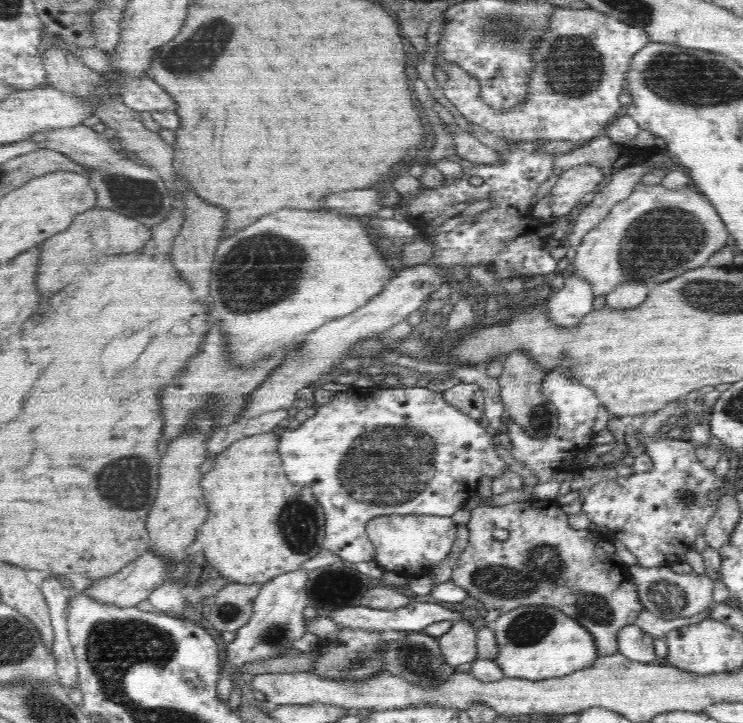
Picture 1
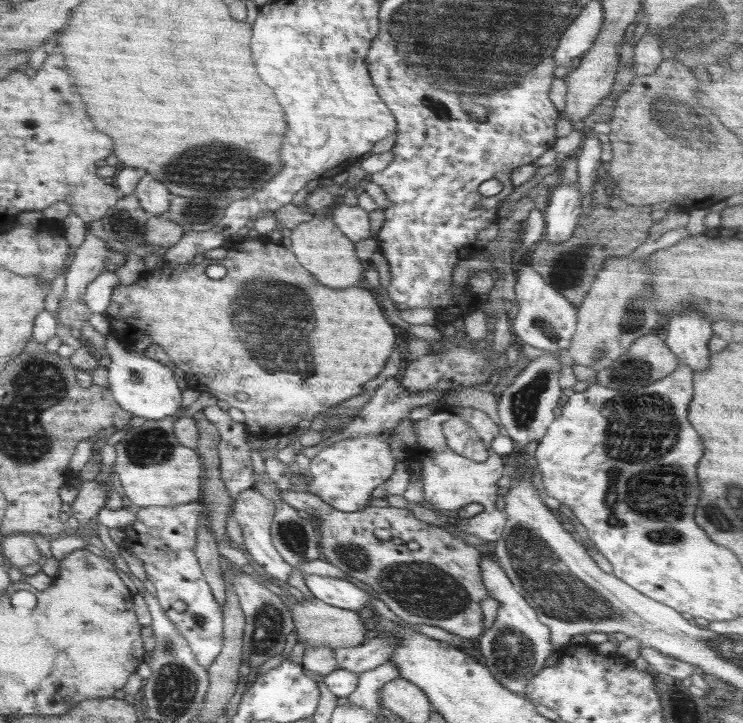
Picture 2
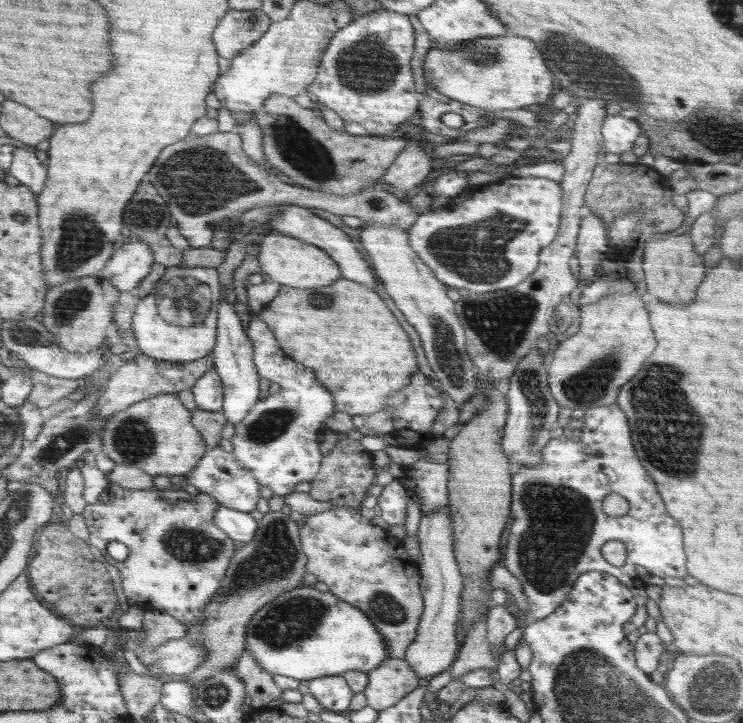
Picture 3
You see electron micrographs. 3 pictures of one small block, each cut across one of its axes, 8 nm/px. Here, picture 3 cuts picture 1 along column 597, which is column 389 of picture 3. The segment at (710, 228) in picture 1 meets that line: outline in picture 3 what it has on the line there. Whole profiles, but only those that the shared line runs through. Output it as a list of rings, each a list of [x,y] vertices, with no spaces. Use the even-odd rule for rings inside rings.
[[[368,224],[360,230],[359,240],[371,257],[385,292],[418,332],[430,370],[440,382],[440,388],[459,409],[462,408],[474,394],[478,394],[481,379],[466,352],[466,333],[454,312],[454,302],[447,296],[448,286],[440,282],[432,269],[410,248],[407,230]]]

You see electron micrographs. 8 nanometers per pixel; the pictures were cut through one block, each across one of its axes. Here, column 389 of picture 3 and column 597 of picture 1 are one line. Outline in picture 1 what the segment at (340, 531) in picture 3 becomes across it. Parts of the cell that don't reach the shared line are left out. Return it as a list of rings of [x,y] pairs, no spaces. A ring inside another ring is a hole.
[[[537,498],[528,499],[524,502],[512,502],[503,506],[492,506],[490,504],[480,504],[470,512],[470,520],[467,522],[466,527],[469,530],[469,542],[466,548],[459,554],[459,558],[454,566],[451,574],[451,580],[455,585],[462,587],[468,593],[468,596],[475,598],[475,602],[482,602],[484,607],[489,610],[496,608],[500,614],[514,610],[519,606],[528,605],[548,605],[560,609],[564,614],[576,619],[584,629],[594,637],[598,657],[609,656],[617,653],[618,644],[617,638],[624,626],[635,624],[636,618],[642,612],[643,604],[640,602],[637,586],[631,577],[628,566],[616,555],[616,548],[612,538],[607,538],[605,533],[595,533],[592,530],[580,529],[575,530],[568,523],[569,515],[564,512],[561,505],[556,501],[541,501]],[[503,528],[508,530],[509,537],[505,541],[498,541],[494,539],[494,530]]]

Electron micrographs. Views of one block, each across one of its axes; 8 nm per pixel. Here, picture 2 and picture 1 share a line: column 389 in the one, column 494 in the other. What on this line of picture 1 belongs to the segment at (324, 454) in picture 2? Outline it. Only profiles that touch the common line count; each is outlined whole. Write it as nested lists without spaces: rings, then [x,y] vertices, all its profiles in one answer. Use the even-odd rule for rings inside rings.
[[[377,385],[360,388],[358,386],[335,386],[334,399],[324,405],[316,407],[316,414],[308,418],[296,430],[281,428],[280,443],[278,443],[278,452],[281,454],[283,469],[290,482],[296,485],[306,485],[310,487],[312,484],[312,493],[316,495],[316,501],[320,503],[325,514],[325,538],[323,548],[329,550],[339,556],[340,559],[348,560],[348,562],[370,562],[376,558],[376,547],[366,534],[365,526],[368,520],[376,518],[376,516],[398,515],[436,515],[442,517],[451,517],[456,511],[460,510],[460,506],[466,502],[477,490],[478,480],[482,476],[488,478],[498,478],[500,474],[506,472],[508,464],[502,461],[496,453],[496,445],[494,445],[494,434],[485,423],[474,420],[448,404],[443,399],[443,395],[432,391],[426,387],[406,388],[390,388],[382,389]]]

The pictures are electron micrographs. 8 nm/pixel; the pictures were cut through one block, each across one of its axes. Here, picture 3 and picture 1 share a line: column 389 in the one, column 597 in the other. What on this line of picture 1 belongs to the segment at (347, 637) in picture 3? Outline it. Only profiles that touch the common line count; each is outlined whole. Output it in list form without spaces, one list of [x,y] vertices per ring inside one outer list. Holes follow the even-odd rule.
[[[548,605],[519,606],[514,610],[500,614],[490,625],[499,647],[499,656],[495,664],[507,678],[524,680],[545,680],[564,677],[589,668],[599,657],[594,637],[584,629],[576,619],[564,614],[560,609]]]

